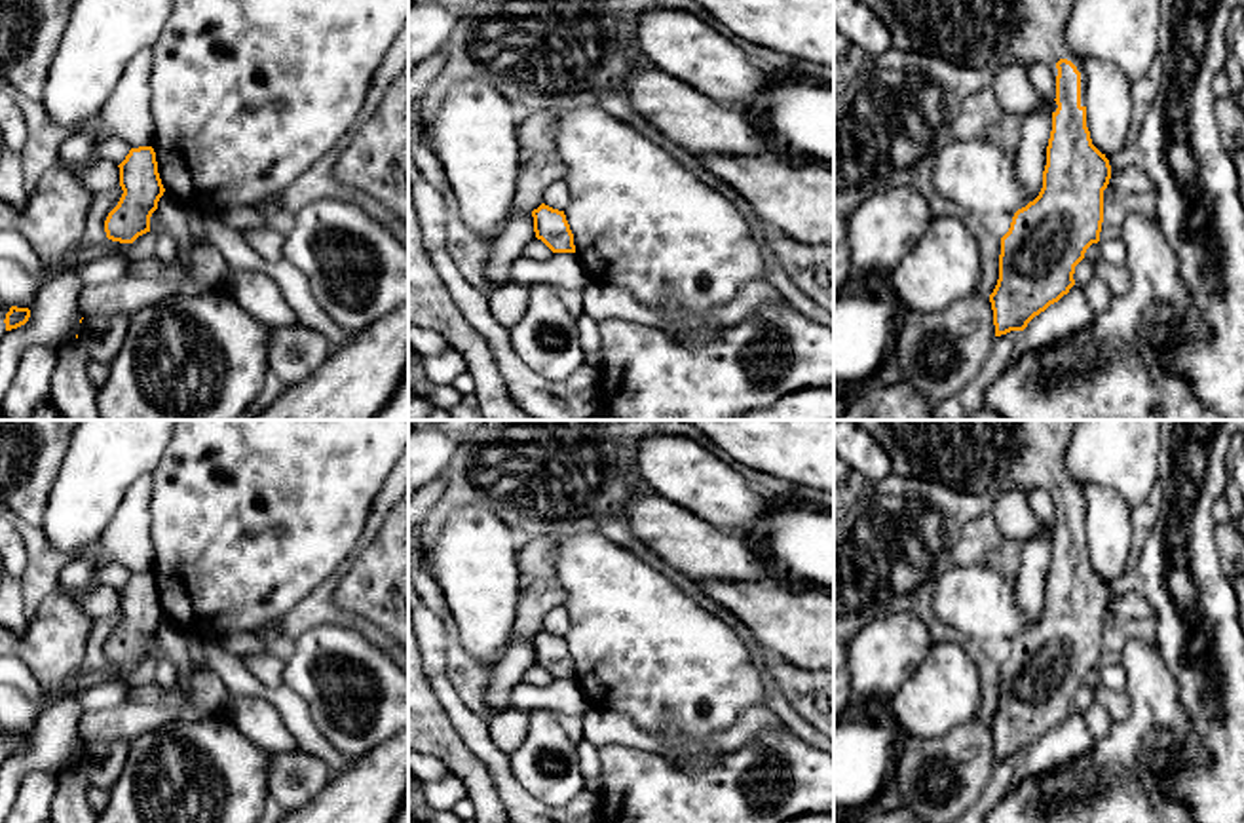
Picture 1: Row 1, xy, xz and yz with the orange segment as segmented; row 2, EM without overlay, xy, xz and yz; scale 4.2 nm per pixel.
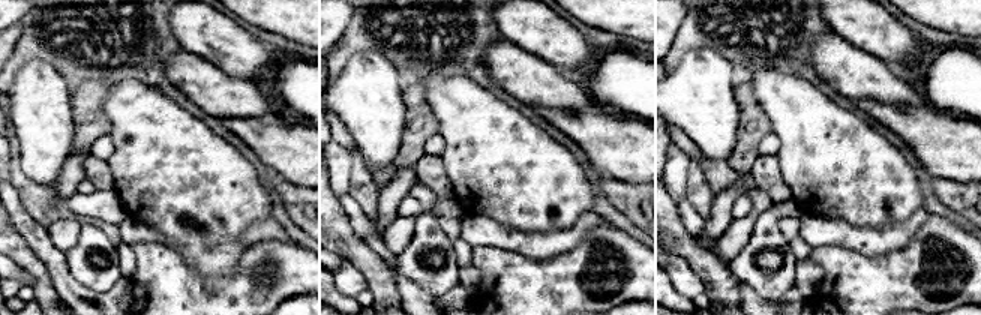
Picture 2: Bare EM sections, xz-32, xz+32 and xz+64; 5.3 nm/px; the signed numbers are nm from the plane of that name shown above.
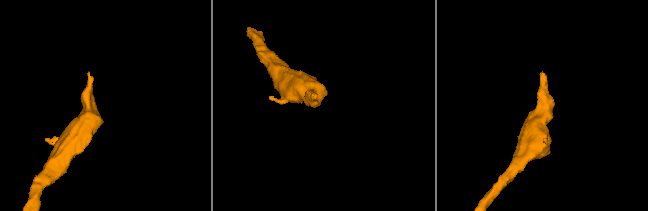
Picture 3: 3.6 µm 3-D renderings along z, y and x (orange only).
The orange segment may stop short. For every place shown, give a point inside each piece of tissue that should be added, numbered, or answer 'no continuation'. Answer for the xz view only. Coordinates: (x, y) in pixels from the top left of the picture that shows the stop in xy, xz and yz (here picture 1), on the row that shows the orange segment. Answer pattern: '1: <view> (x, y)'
no continuation

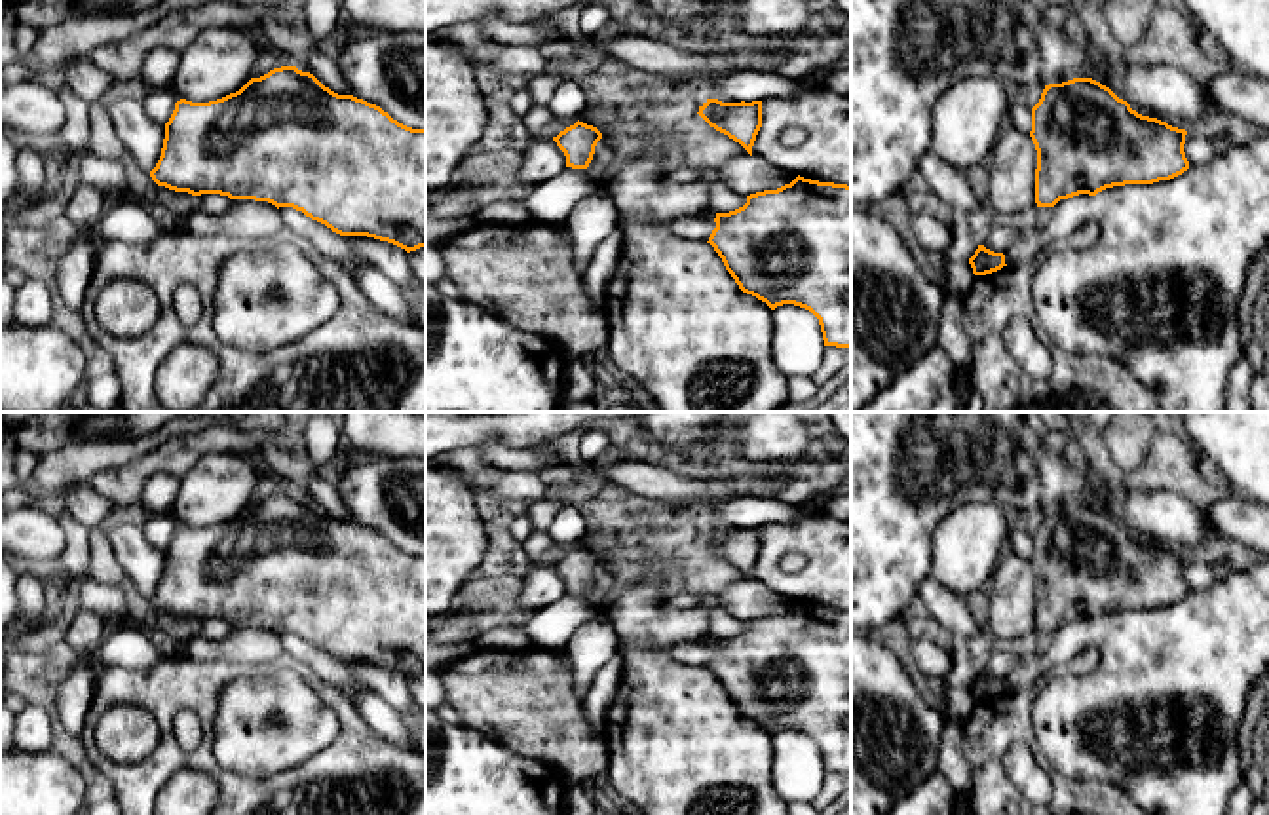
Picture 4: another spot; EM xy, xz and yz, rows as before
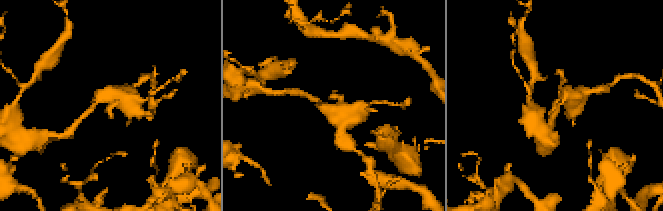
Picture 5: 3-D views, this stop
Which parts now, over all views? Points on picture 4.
no continuation

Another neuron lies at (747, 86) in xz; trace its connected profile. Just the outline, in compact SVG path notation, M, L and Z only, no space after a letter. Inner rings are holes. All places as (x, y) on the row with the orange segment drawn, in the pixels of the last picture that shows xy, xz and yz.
M762 70L735 72L703 87L712 99L722 103L752 103L767 97L794 97L802 91L800 80Z

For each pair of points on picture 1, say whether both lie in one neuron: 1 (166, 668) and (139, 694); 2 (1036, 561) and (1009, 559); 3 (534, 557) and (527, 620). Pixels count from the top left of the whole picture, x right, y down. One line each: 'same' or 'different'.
1: different
2: different
3: same

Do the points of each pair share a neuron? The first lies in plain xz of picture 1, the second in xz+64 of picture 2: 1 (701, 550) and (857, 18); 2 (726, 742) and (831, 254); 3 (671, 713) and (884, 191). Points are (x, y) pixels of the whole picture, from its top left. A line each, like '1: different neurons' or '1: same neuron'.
1: different neurons
2: different neurons
3: same neuron

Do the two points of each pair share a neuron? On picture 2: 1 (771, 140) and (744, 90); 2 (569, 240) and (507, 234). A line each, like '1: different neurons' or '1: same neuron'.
1: different neurons
2: same neuron

